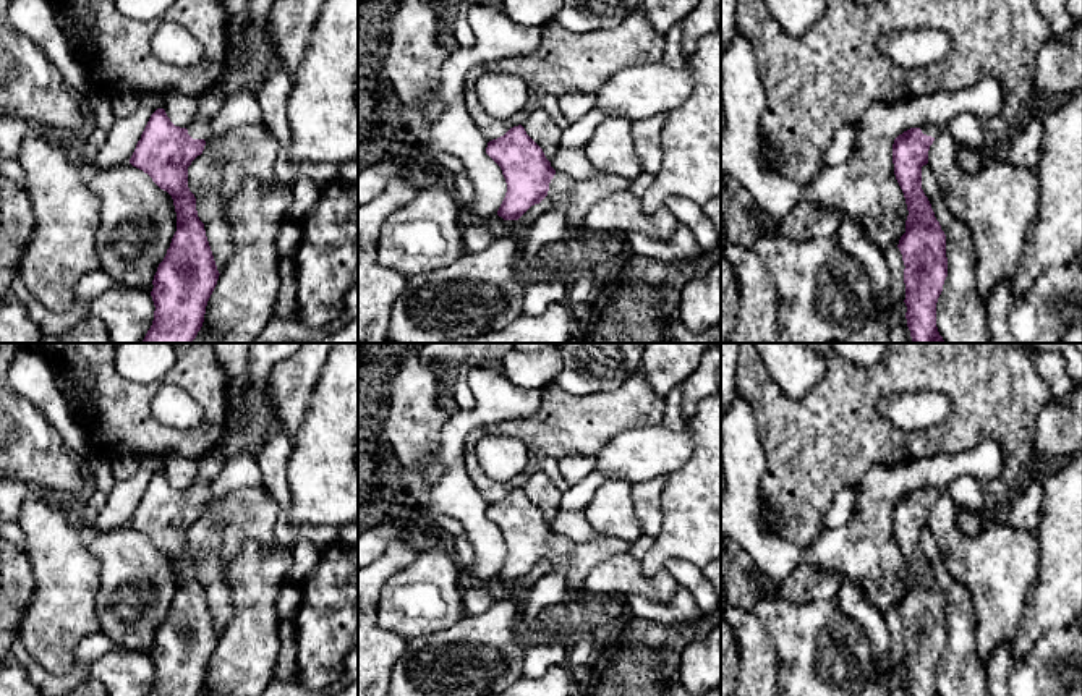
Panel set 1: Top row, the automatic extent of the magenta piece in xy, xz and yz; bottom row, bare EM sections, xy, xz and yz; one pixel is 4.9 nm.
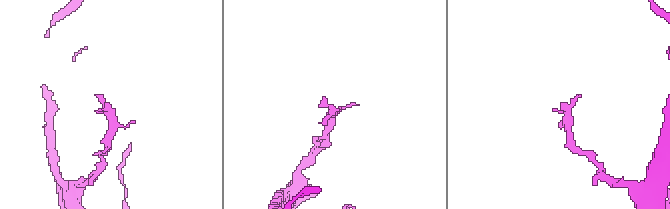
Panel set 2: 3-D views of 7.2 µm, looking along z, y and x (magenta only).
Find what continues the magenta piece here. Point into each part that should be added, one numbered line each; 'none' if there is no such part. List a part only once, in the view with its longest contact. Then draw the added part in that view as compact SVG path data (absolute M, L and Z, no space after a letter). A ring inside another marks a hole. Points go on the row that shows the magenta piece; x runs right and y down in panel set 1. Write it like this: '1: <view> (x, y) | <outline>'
1: xy (209, 104) | M217 89L198 97L198 113L186 128L193 139L206 141L211 136L211 121L219 113L224 102L225 95Z

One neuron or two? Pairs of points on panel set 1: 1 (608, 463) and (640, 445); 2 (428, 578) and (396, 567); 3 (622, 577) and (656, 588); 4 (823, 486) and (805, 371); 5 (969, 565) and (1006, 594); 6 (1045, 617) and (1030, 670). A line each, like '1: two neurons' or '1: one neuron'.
1: one neuron
2: two neurons
3: one neuron
4: two neurons
5: one neuron
6: two neurons

